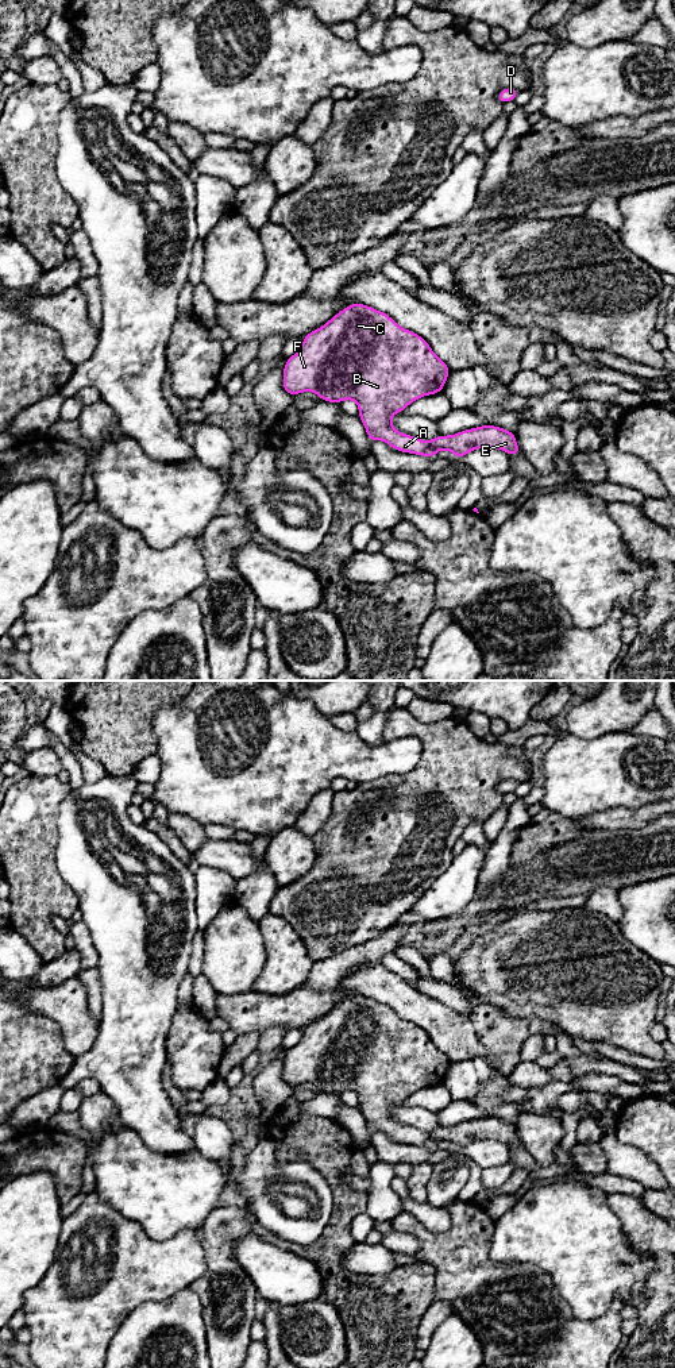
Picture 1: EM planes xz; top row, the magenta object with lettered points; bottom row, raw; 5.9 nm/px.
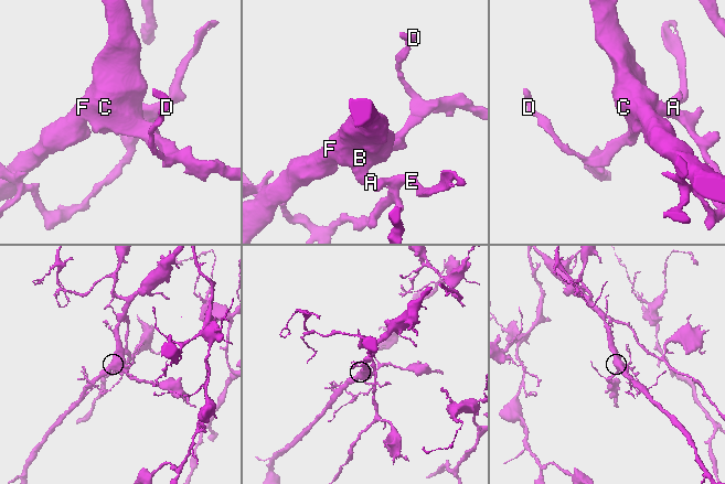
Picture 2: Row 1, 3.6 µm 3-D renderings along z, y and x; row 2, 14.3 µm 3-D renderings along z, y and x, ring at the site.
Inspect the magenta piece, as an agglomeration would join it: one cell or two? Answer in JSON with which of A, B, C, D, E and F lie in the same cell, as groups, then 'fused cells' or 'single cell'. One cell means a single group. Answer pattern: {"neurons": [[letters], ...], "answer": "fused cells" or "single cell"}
{"neurons": [["A", "B", "C", "D", "F"], ["E"]], "answer": "fused cells"}

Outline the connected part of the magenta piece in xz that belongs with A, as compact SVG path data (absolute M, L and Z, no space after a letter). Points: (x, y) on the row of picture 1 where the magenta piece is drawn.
M356 301L302 338L302 347L285 362L282 388L292 397L313 392L327 402L354 400L370 442L382 440L393 450L433 458L436 452L428 442L397 431L392 416L421 397L441 393L450 373L425 339L400 327L387 313Z

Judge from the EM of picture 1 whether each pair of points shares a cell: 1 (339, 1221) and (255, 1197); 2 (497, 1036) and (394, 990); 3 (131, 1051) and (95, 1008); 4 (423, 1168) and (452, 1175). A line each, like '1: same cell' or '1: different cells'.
1: different cells
2: different cells
3: different cells
4: different cells

